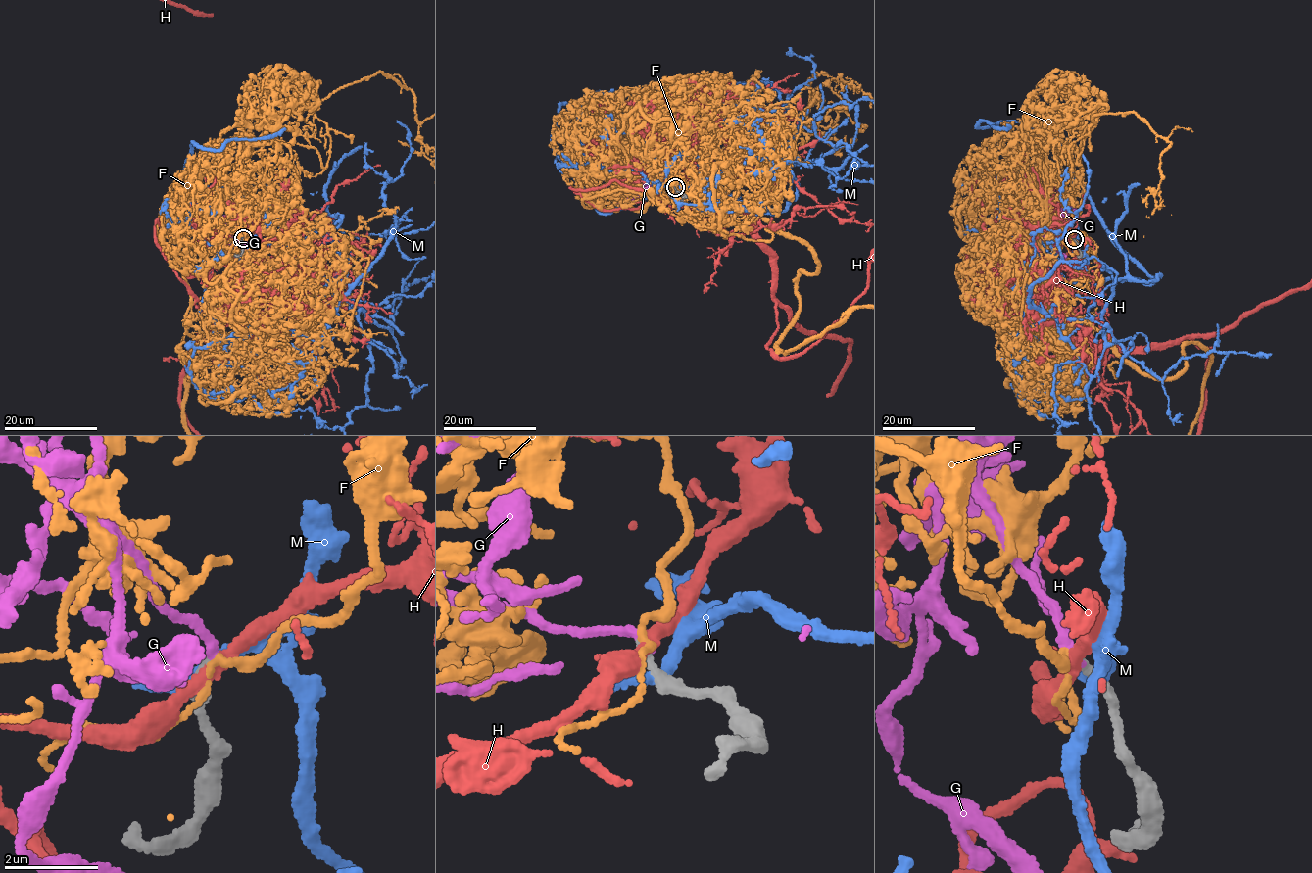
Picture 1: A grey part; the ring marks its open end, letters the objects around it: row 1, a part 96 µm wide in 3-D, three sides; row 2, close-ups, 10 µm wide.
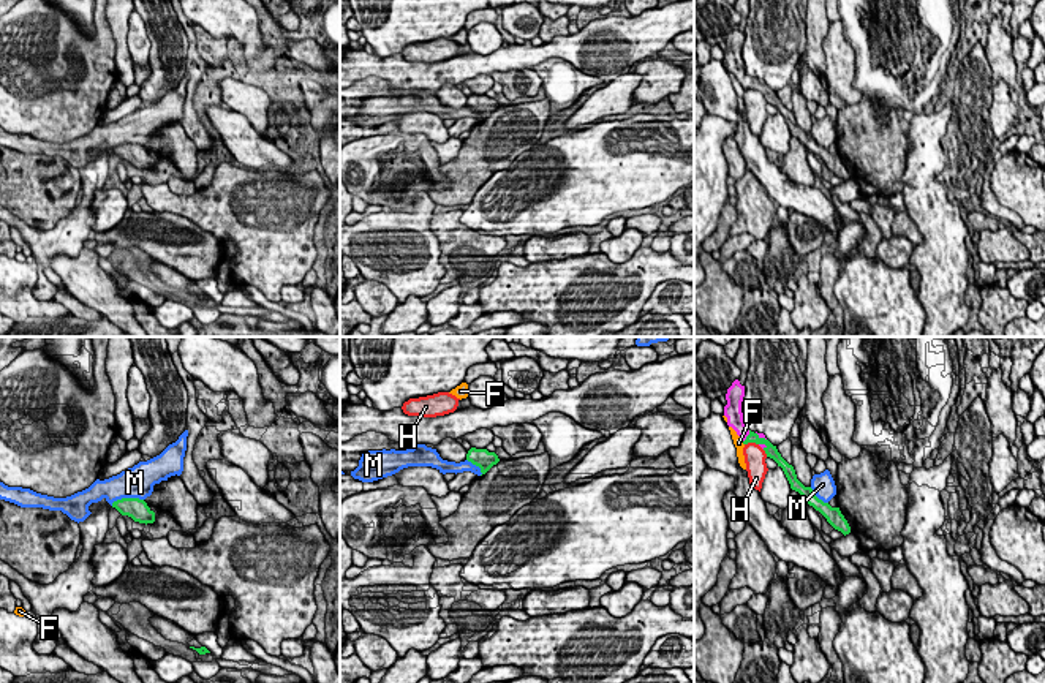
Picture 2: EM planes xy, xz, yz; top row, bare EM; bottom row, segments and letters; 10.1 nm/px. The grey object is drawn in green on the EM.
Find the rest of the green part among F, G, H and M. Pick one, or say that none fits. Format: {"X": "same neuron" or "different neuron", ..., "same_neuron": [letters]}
{"F": "different neuron", "G": "same neuron", "H": "different neuron", "M": "different neuron", "same_neuron": ["G"]}

